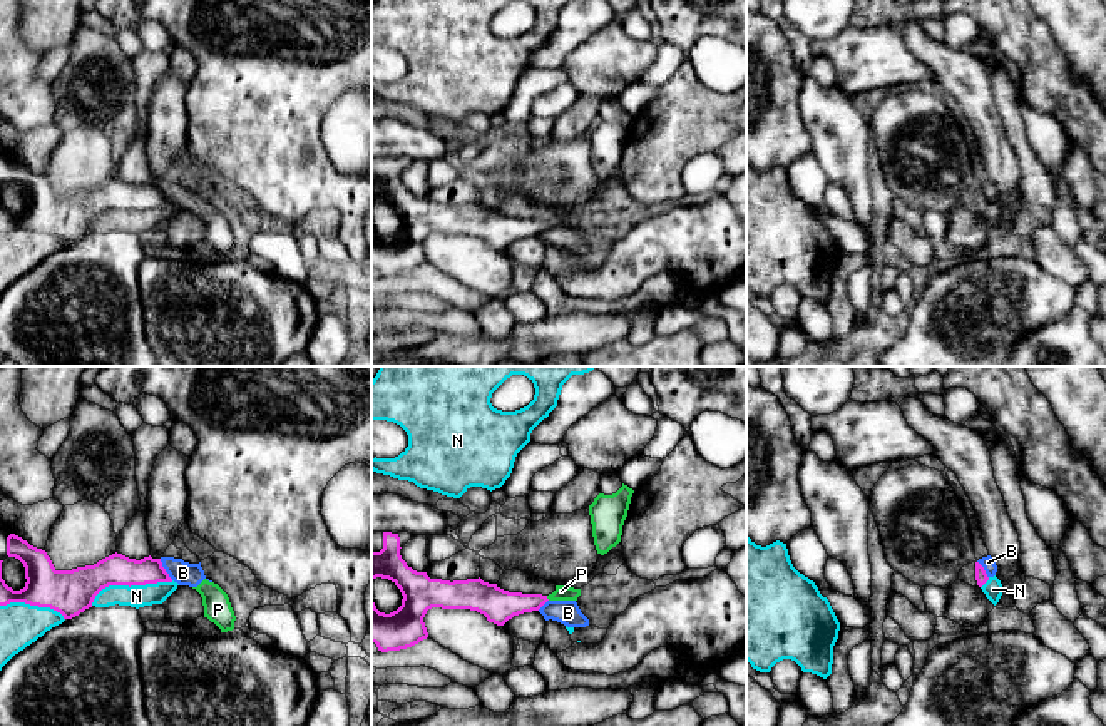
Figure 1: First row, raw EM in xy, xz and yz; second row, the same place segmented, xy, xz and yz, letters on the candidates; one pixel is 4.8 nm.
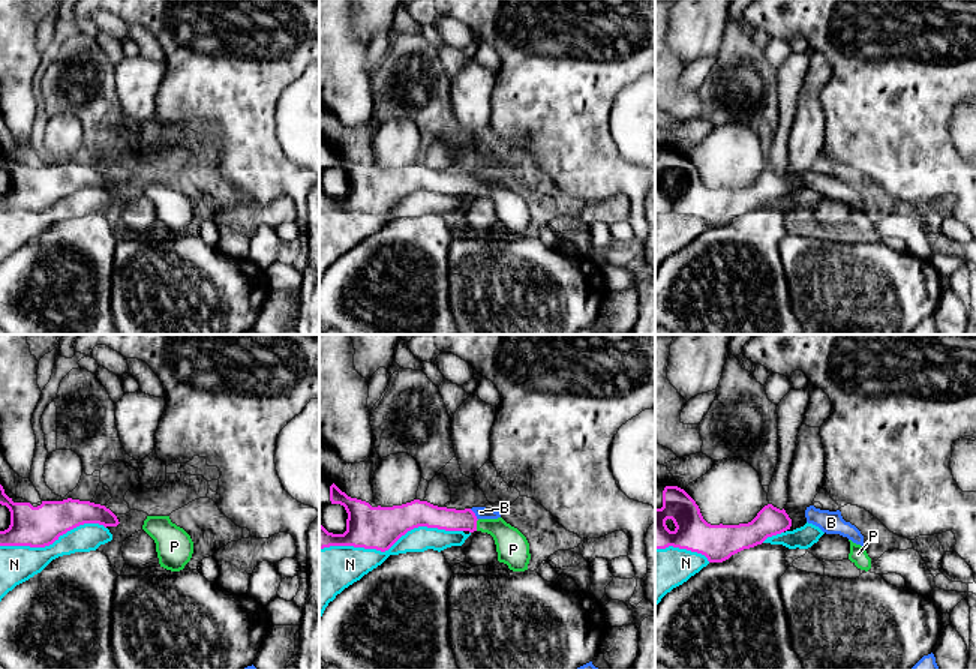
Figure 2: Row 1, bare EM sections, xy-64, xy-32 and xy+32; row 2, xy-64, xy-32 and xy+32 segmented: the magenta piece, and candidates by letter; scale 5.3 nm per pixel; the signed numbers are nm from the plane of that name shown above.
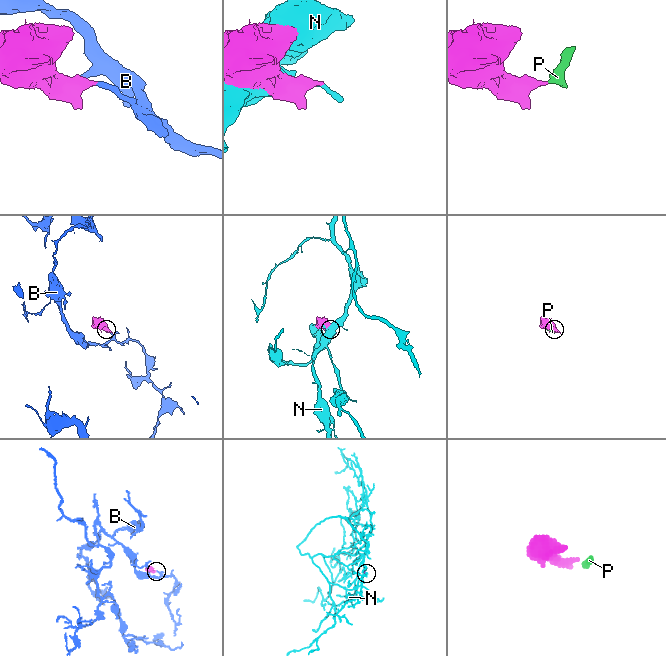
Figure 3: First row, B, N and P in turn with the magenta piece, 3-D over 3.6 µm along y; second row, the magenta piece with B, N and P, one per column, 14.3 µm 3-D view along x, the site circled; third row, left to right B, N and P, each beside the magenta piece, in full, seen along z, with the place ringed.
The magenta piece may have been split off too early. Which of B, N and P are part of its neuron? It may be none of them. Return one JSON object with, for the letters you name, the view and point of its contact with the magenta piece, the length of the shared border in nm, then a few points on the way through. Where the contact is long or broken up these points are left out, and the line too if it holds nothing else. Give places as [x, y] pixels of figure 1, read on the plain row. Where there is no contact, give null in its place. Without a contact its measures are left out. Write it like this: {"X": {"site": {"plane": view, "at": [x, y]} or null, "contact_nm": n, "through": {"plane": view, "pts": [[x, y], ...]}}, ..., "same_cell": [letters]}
{"P": {"site": {"plane": "xz", "at": [546, 223]}, "contact_nm": 30, "through": {"plane": "xz", "pts": [[499, 231], [532, 228], [546, 223], [561, 218]]}}, "same_cell": ["P"]}

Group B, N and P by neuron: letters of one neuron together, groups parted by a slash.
B / N / P

